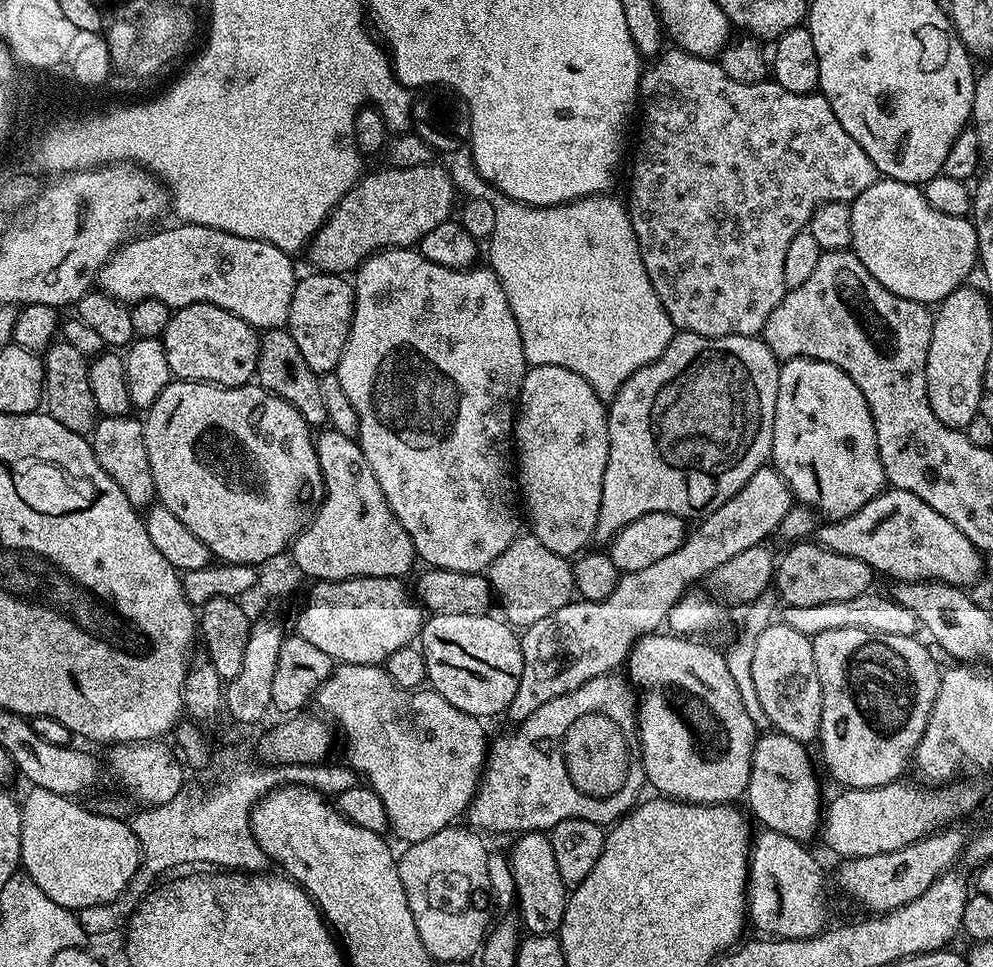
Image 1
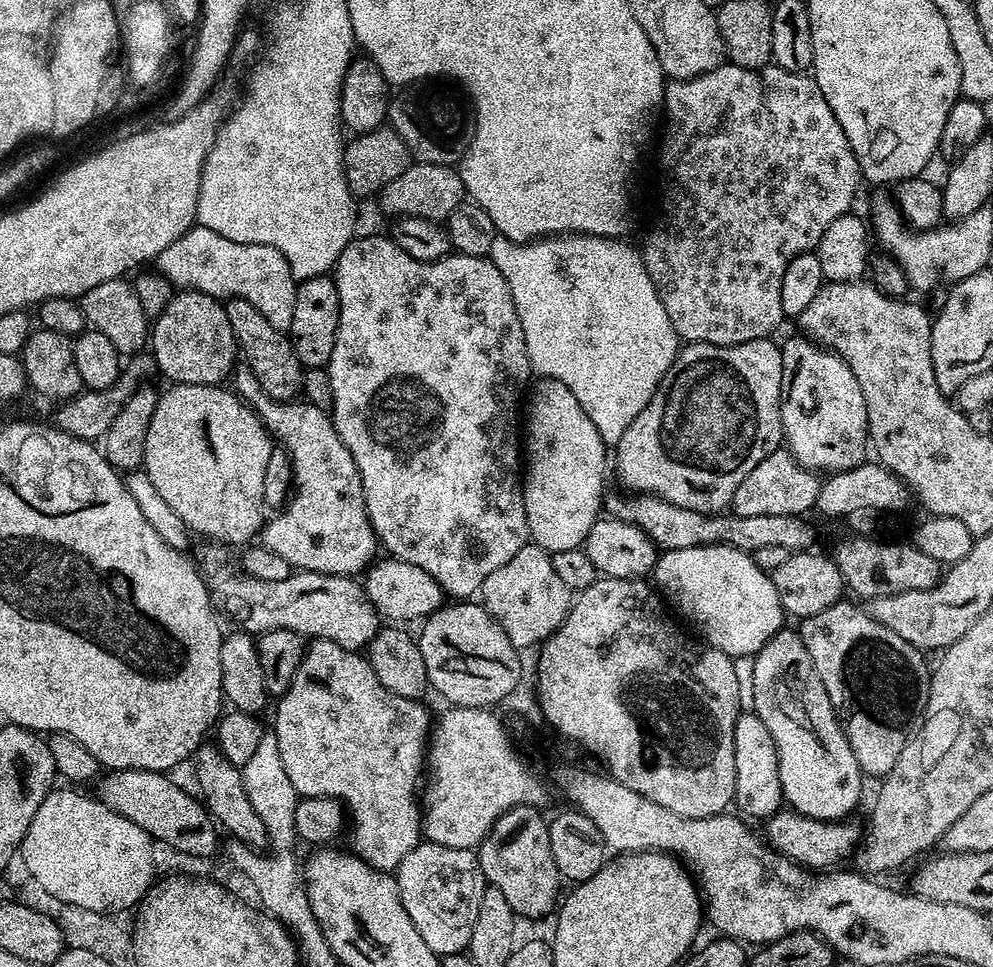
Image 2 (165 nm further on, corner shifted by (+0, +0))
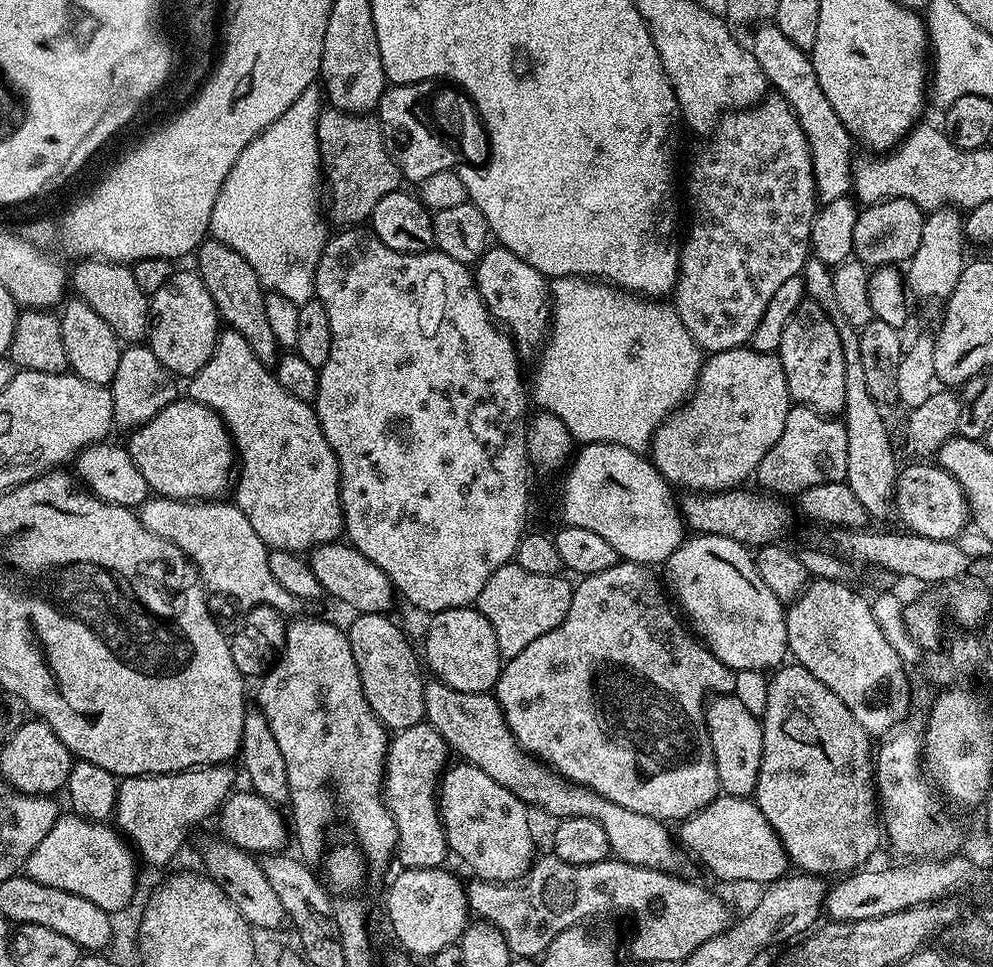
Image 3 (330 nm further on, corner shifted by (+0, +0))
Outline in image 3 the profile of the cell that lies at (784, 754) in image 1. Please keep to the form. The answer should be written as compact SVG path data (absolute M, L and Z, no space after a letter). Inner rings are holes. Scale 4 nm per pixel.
M716 694L707 701L704 717L714 746L714 762L718 766L720 791L726 796L751 797L756 791L762 766L764 726L761 717L742 706L739 695Z

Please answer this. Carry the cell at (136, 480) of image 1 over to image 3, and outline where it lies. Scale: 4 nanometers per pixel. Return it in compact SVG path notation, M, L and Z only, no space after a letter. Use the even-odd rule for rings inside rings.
M147 346L125 347L118 358L118 370L110 385L112 419L115 427L135 430L153 420L167 404L173 404L178 399L175 383L177 384L177 381L172 373L164 369L162 362L158 362L158 358L154 358L151 348Z

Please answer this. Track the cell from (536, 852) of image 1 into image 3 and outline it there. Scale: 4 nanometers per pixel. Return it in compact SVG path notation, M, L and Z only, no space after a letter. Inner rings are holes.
M457 763L441 775L438 785L438 807L449 849L473 872L473 877L490 880L494 884L519 881L527 876L537 851L532 841L532 824L528 821L529 805L506 786L494 782L478 766Z

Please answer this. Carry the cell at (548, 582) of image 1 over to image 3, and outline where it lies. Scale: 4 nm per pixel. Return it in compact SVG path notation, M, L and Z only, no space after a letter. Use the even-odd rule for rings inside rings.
M515 562L503 564L482 586L482 594L476 599L475 607L494 626L494 638L498 638L498 650L501 657L511 658L522 654L534 638L542 638L554 626L566 618L566 610L570 610L573 581L564 580L563 575L547 576L546 574L530 574L530 570L522 570Z

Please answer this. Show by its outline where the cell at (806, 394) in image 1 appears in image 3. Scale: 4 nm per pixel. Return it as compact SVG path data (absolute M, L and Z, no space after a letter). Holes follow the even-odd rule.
M811 298L798 306L794 318L782 334L778 355L784 373L788 395L797 405L813 408L822 416L835 417L843 413L846 402L846 366L842 358L842 342L834 322L822 306Z

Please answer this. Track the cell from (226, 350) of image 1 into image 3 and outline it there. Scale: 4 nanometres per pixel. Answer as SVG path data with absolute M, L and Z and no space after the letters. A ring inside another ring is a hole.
M173 271L172 277L166 282L162 282L162 286L158 286L156 292L151 293L150 323L146 344L152 349L154 358L158 358L158 362L162 362L164 369L171 372L173 377L191 378L196 375L198 370L202 370L202 366L206 366L206 362L210 362L210 354L214 354L216 341L220 339L221 331L222 321L220 315L216 313L214 298L210 298L210 290L195 271Z

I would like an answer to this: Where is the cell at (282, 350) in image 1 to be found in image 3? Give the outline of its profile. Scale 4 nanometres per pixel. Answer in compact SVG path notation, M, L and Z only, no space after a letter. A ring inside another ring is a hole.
M219 238L205 239L194 259L198 275L210 290L210 298L214 298L216 313L220 315L221 321L231 331L242 334L246 342L250 342L250 350L254 350L254 354L263 364L275 365L278 359L278 345L274 338L274 330L270 330L270 318L266 318L266 292L254 266L250 266L250 262L242 258L242 254L223 244Z

